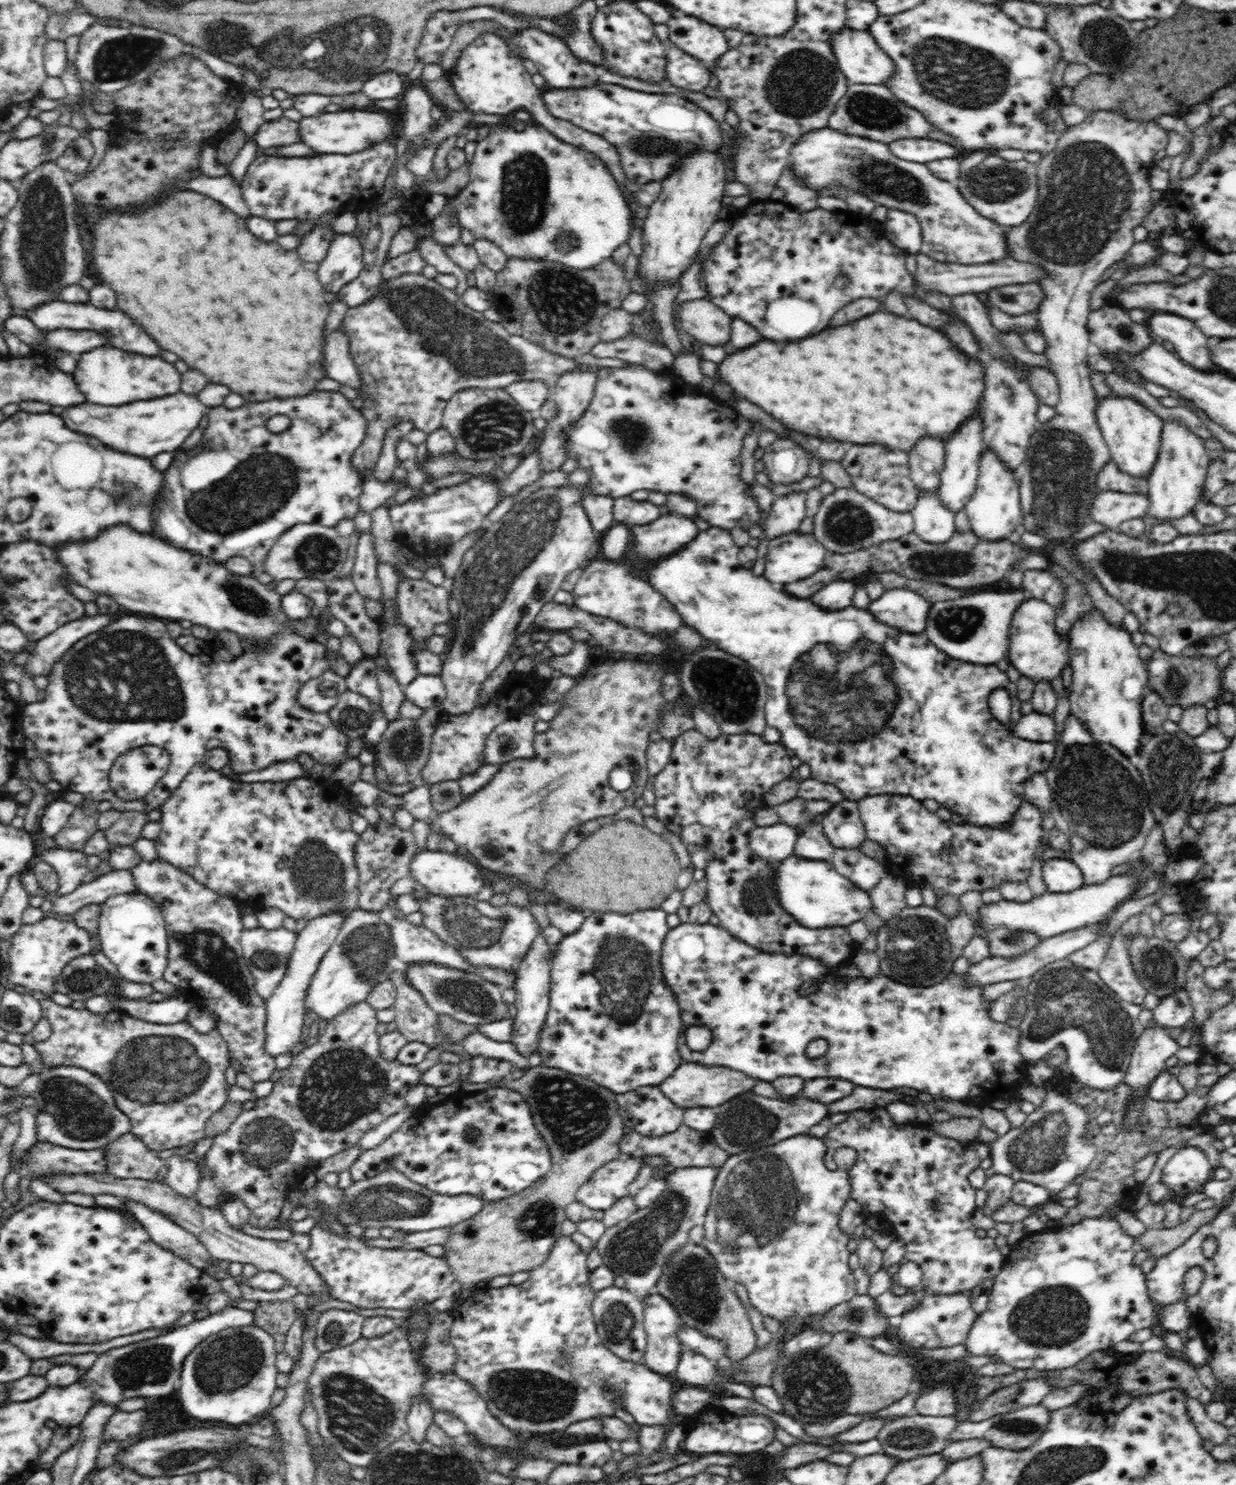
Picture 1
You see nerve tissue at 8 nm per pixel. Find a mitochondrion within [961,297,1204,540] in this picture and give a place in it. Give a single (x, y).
(1060, 466)

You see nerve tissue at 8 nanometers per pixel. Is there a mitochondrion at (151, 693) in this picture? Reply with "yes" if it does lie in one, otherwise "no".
yes

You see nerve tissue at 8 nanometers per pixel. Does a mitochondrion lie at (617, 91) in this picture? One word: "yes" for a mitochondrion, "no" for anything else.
no

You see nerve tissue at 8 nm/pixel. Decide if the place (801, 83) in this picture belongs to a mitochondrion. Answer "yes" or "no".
yes

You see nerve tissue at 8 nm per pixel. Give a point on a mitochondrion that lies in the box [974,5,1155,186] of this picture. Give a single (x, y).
(1101, 40)

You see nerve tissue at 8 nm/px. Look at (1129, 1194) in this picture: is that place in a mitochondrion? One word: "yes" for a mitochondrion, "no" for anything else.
no

